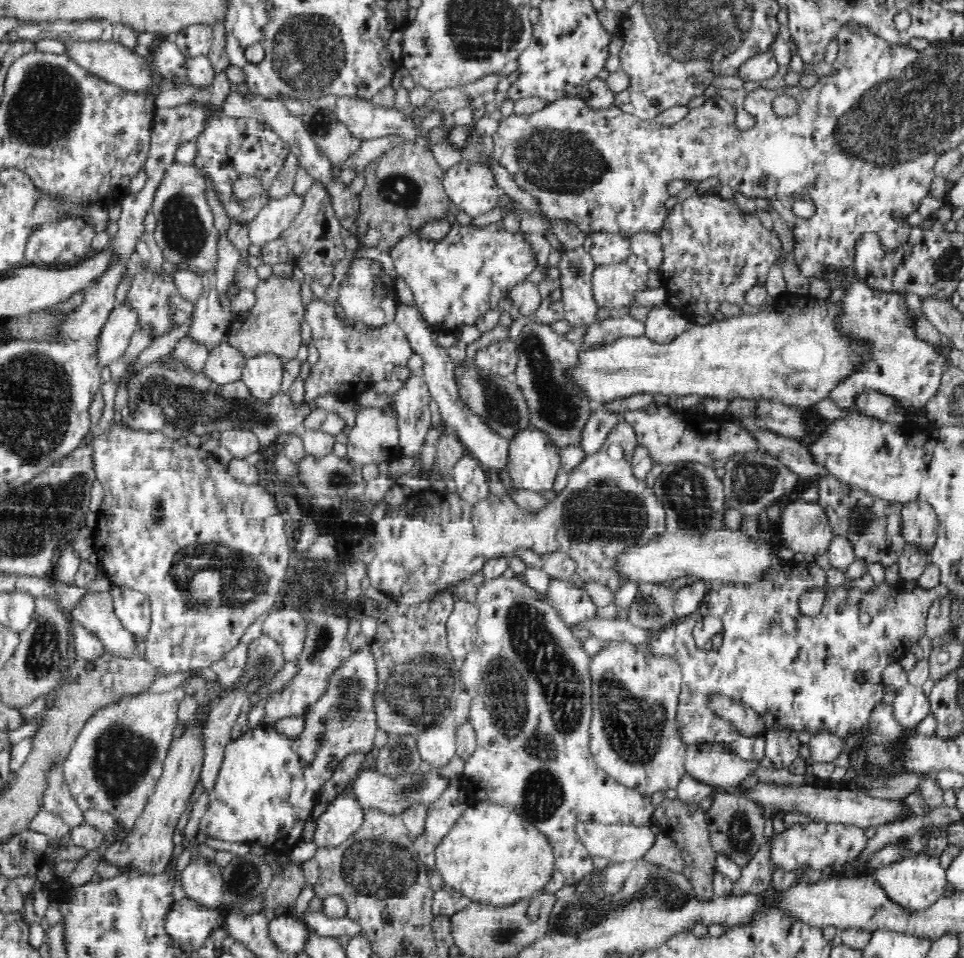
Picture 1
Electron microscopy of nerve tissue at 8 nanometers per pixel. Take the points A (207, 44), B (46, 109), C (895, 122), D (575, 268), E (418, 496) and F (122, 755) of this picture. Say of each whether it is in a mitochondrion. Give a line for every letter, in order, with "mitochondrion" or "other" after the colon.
A: other
B: mitochondrion
C: mitochondrion
D: mitochondrion
E: other
F: mitochondrion

